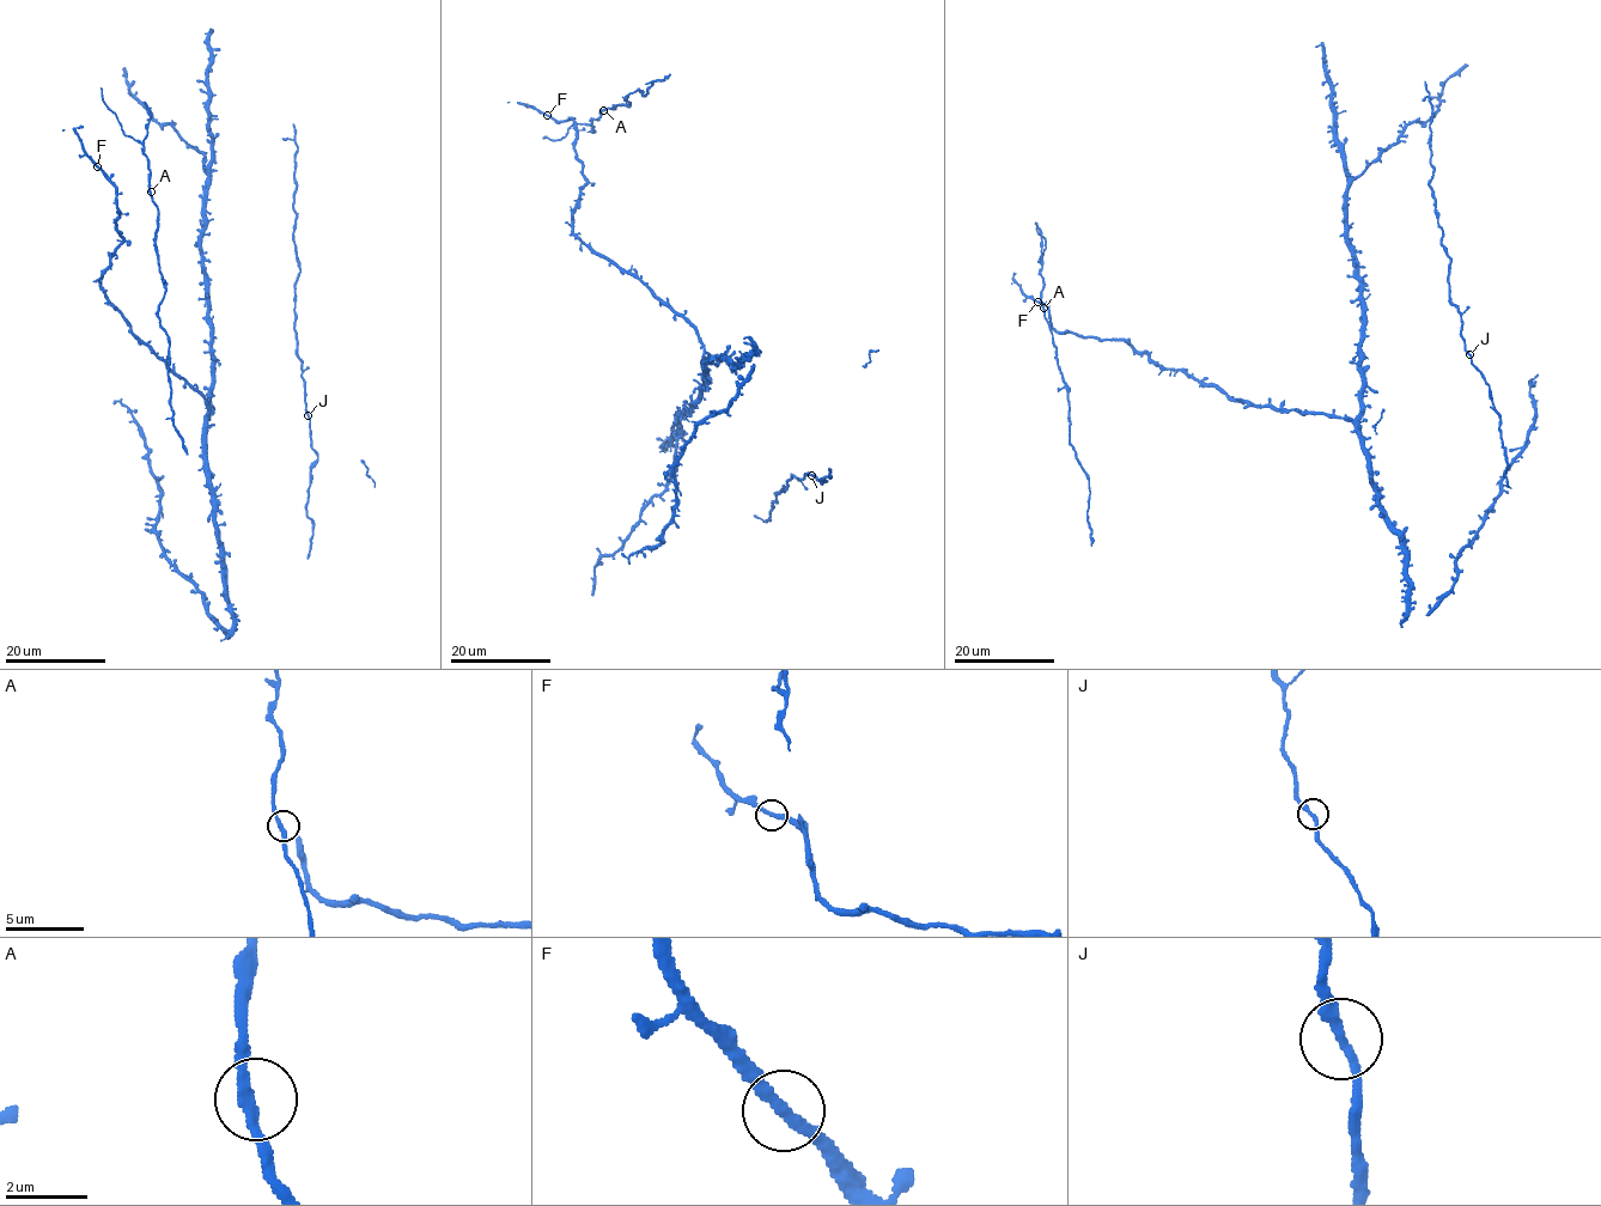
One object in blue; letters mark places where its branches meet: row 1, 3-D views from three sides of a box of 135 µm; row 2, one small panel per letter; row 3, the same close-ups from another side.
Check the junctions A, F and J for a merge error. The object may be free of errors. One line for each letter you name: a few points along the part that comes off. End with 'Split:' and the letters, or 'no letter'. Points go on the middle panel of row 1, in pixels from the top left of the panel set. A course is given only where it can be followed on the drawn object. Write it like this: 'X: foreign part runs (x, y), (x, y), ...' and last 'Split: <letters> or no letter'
Split: no letter

